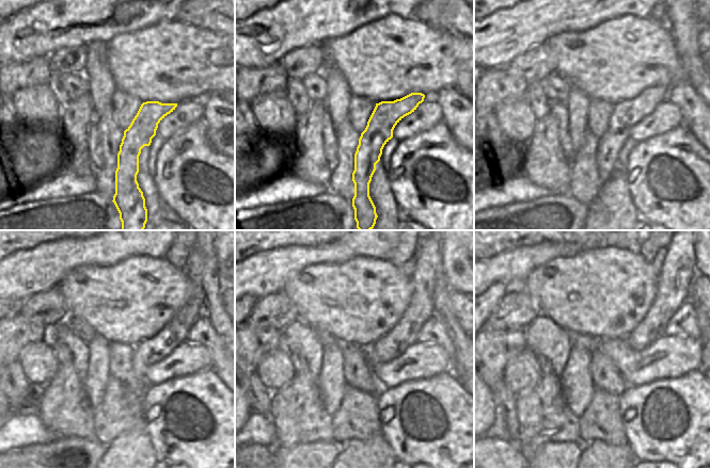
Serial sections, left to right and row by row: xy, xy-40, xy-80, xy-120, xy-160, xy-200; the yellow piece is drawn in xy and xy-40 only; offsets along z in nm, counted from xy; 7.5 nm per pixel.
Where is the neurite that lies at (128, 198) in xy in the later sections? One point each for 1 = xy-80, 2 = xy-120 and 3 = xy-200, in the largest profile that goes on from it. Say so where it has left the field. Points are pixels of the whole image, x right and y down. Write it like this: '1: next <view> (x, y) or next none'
1: next xy-80 (626, 114)
2: next xy-120 (151, 351)
3: next xy-200 (678, 271)

